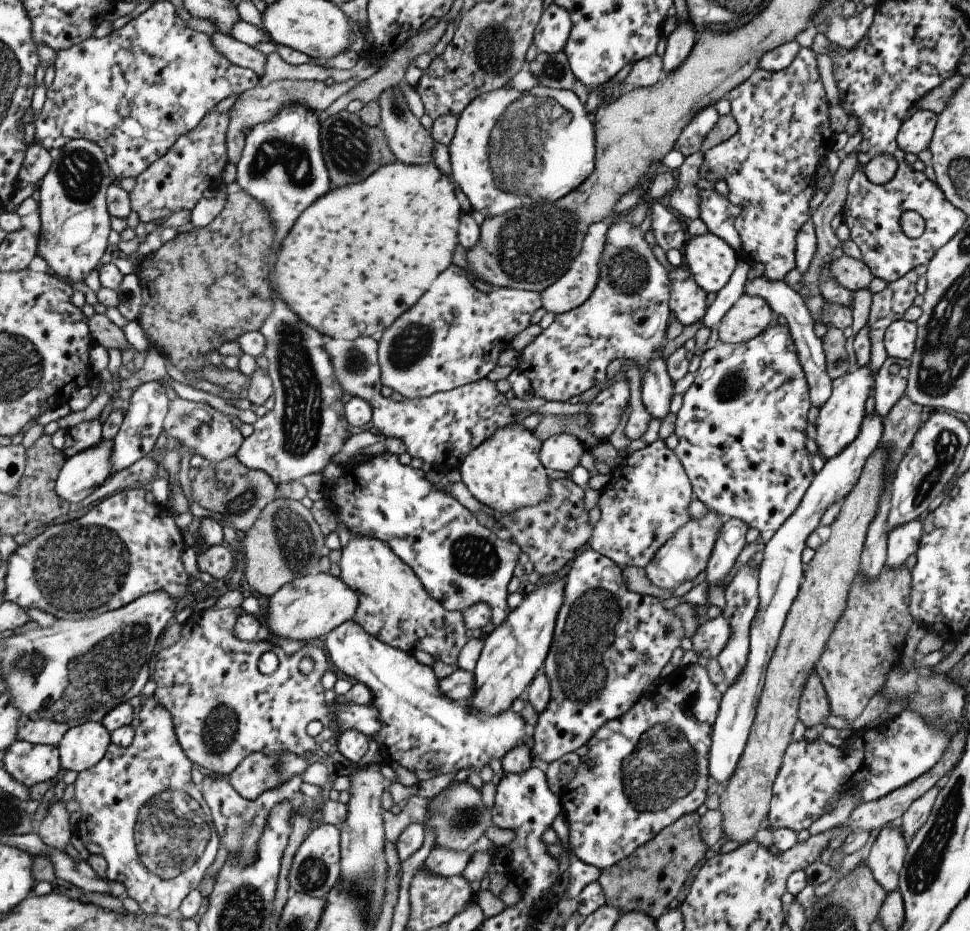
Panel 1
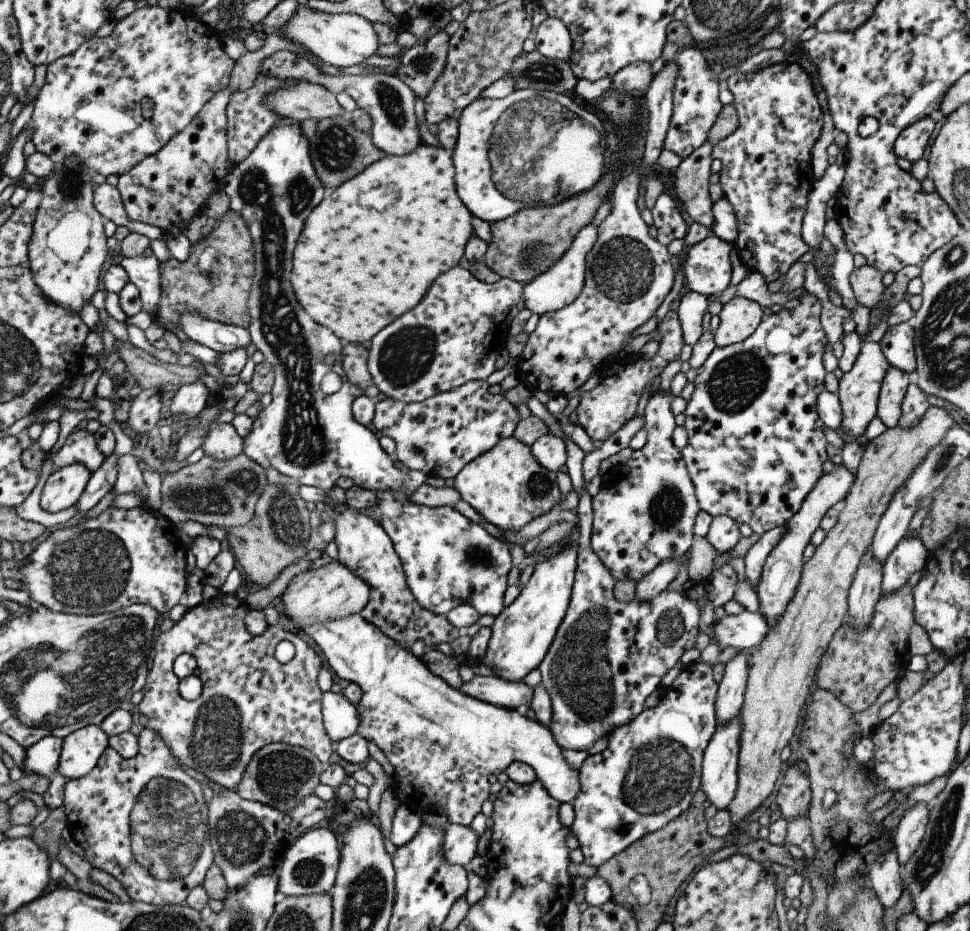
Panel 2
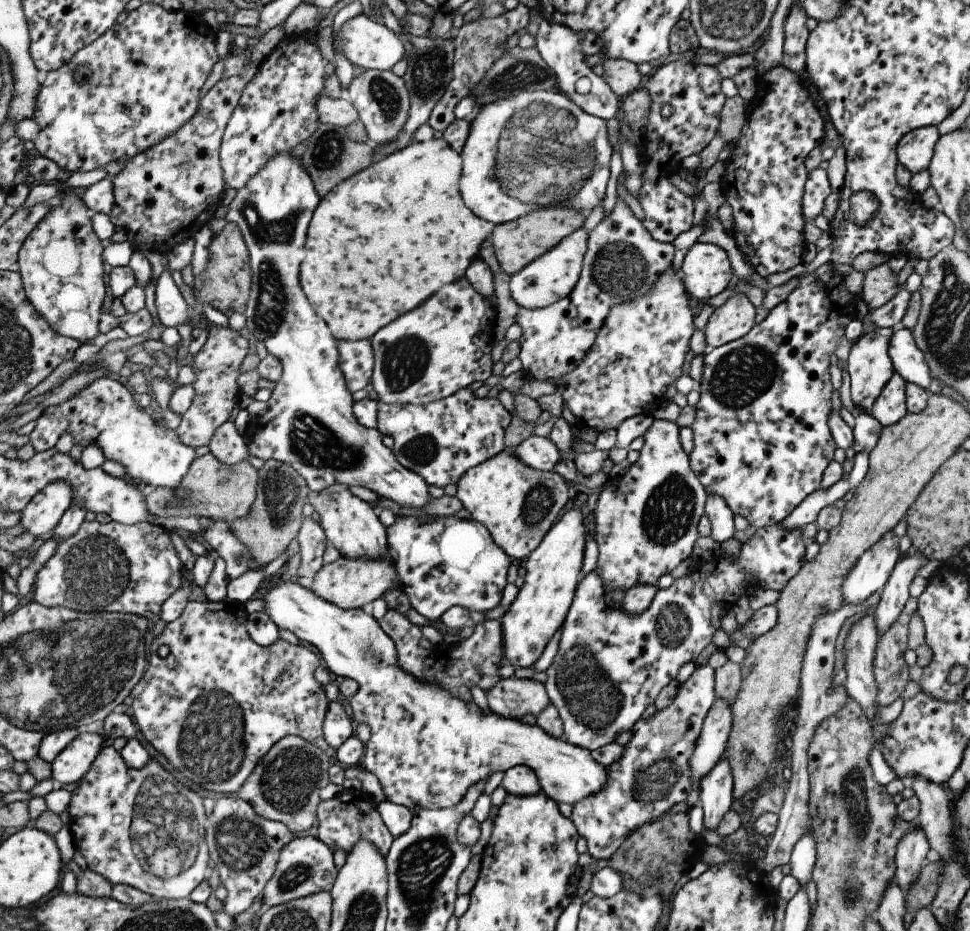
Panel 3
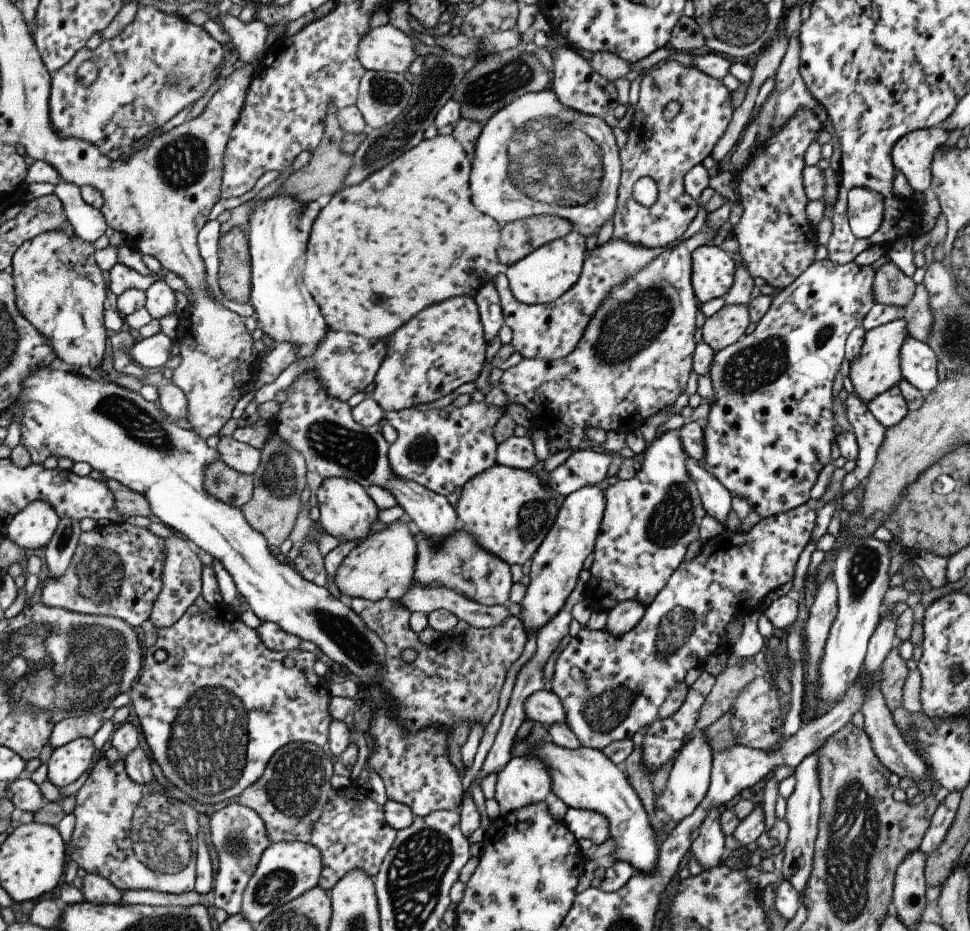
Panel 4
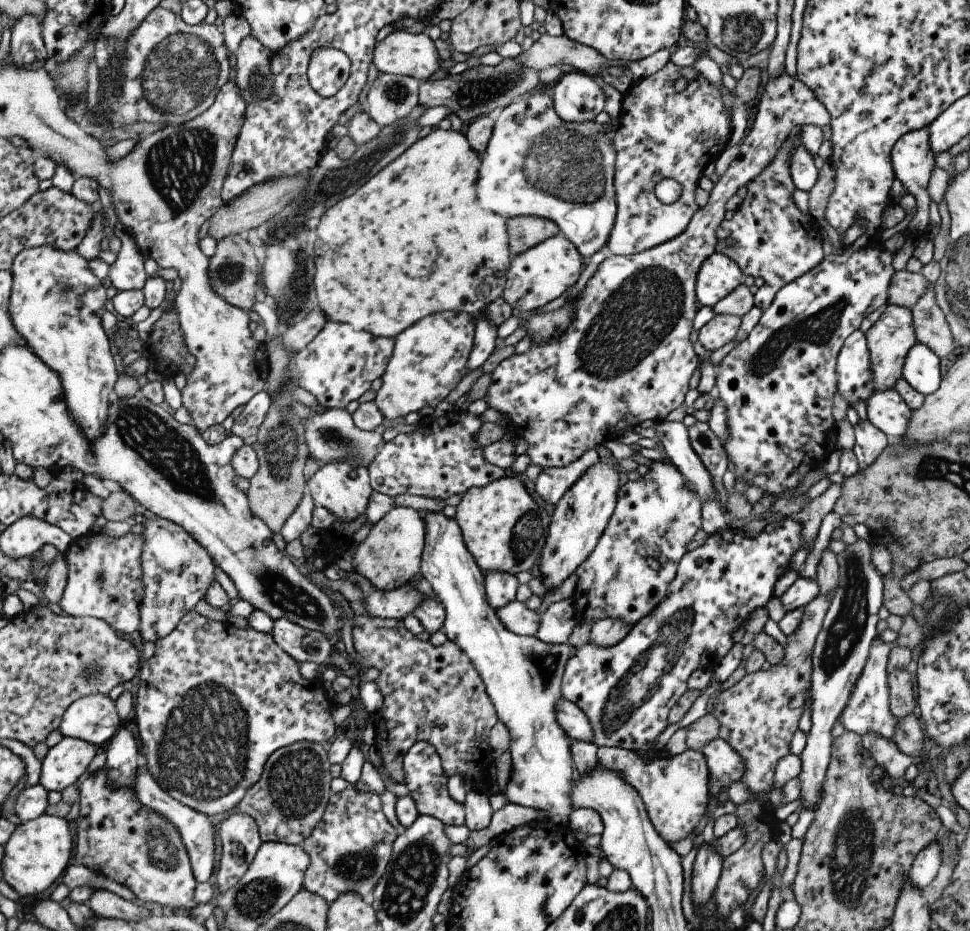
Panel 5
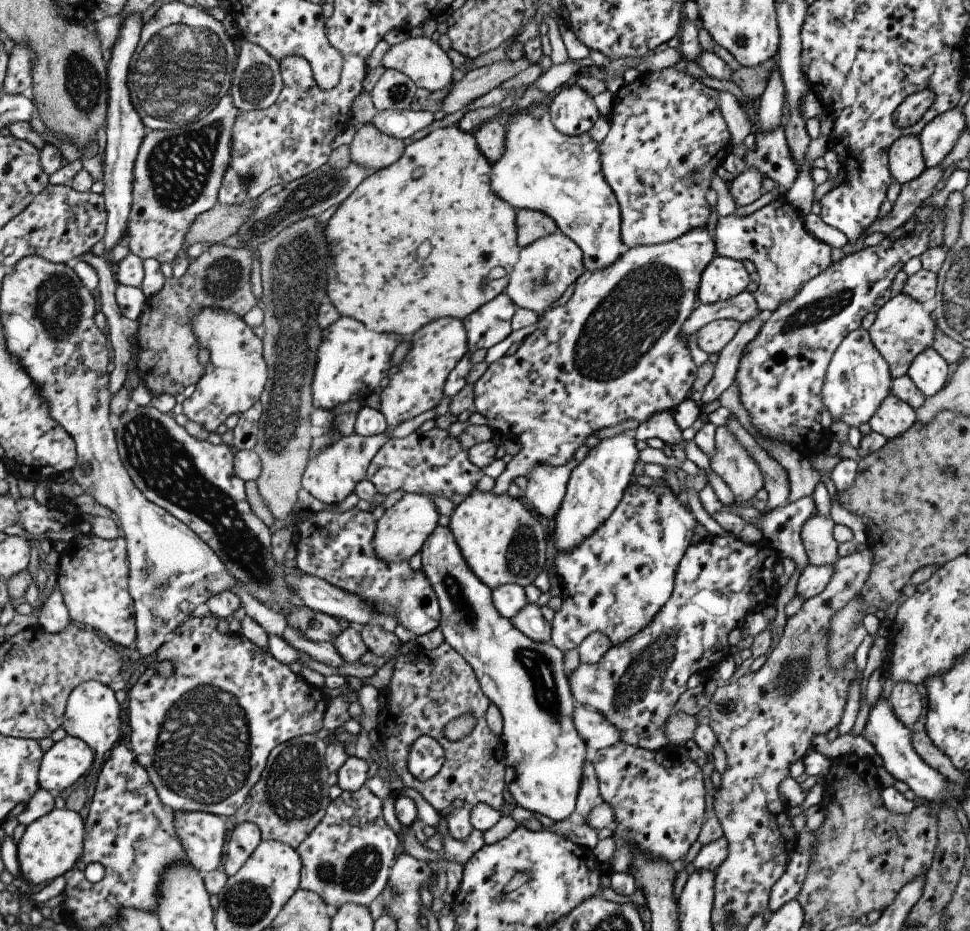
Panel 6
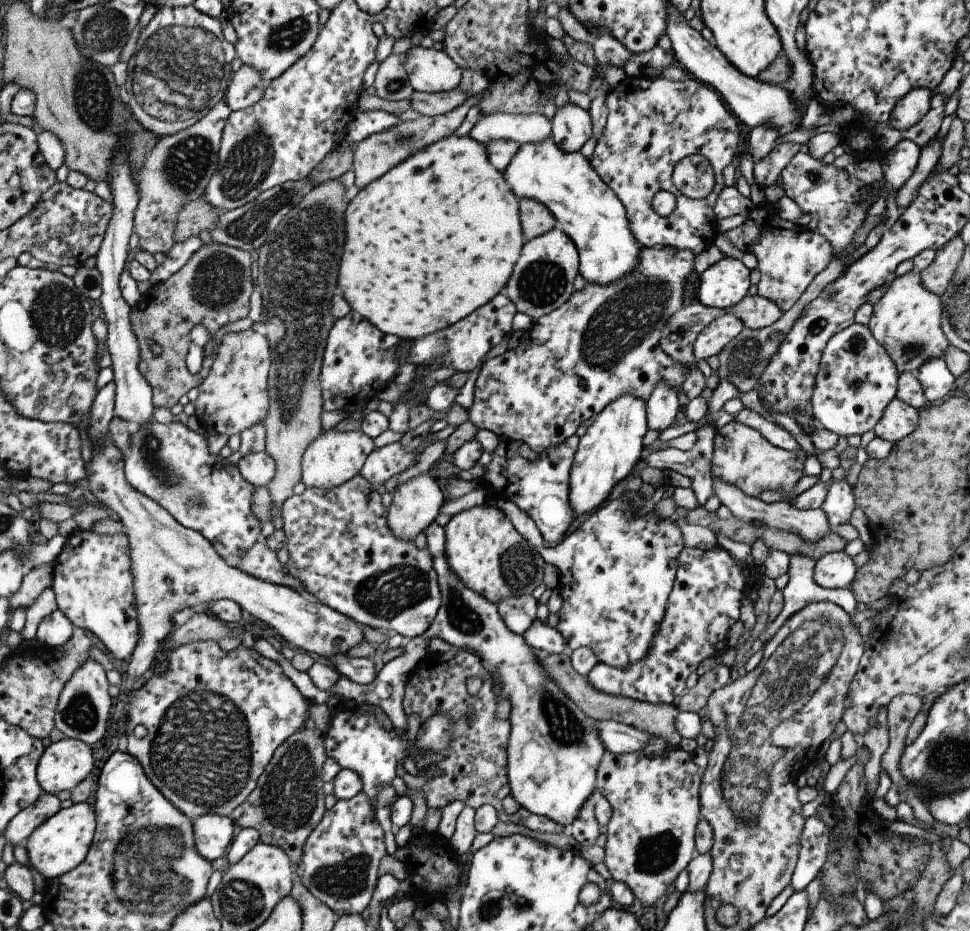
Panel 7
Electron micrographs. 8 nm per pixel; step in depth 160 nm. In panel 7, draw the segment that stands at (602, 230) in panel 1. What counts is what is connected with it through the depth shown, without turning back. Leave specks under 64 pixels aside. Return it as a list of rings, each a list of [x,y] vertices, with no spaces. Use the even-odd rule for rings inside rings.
[[[554,227],[524,242],[502,294],[511,300],[516,313],[526,313],[535,320],[553,312],[569,300],[574,292],[572,283],[577,274],[577,250],[566,235]]]

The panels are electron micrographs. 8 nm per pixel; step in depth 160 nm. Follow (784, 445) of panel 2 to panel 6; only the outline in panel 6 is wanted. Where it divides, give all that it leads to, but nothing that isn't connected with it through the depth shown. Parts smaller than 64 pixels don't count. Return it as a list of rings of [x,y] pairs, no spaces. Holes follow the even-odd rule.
[[[945,204],[941,209],[932,205],[919,206],[907,222],[903,222],[903,225],[895,228],[893,232],[885,234],[881,242],[875,246],[863,248],[859,252],[853,252],[841,258],[839,262],[833,262],[809,282],[805,282],[805,286],[801,286],[801,290],[789,302],[779,304],[777,310],[768,313],[757,336],[749,344],[745,344],[739,356],[734,378],[739,390],[739,402],[747,410],[751,426],[763,438],[785,442],[809,460],[823,453],[830,442],[828,430],[832,423],[819,394],[827,364],[839,346],[839,342],[849,332],[860,328],[863,316],[869,312],[877,312],[893,296],[889,288],[895,274],[901,271],[902,266],[911,258],[918,258],[925,250],[940,247],[943,228],[945,228],[943,208]]]

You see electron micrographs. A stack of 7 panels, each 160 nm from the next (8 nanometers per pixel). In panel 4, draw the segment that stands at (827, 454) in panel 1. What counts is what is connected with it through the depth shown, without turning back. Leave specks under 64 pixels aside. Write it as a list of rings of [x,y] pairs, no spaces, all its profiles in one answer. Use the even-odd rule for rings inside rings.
[[[901,315],[888,323],[864,331],[858,357],[849,363],[848,377],[853,387],[853,394],[863,402],[872,401],[878,394],[895,386],[901,379],[899,349],[908,336],[905,321]]]

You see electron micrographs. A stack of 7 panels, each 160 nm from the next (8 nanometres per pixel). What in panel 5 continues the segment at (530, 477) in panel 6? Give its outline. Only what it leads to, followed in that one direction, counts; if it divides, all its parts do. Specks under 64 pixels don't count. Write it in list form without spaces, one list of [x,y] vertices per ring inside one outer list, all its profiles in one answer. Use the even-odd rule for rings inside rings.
[[[594,449],[571,462],[568,466],[557,469],[541,469],[535,479],[535,493],[546,503],[555,505],[569,486],[581,476],[581,472],[599,462],[599,456]]]

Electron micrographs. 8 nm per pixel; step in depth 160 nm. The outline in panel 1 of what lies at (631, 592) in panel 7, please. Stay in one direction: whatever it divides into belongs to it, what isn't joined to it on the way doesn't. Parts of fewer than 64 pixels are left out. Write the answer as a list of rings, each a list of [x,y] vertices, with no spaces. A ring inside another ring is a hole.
[[[622,216],[613,219],[608,226],[600,264],[598,279],[591,296],[582,305],[564,313],[557,313],[553,322],[519,352],[517,368],[529,381],[533,397],[543,398],[547,402],[567,402],[571,396],[580,395],[592,386],[603,383],[607,376],[605,367],[611,360],[633,360],[637,368],[643,372],[640,380],[643,406],[652,418],[662,420],[669,412],[669,400],[673,388],[673,382],[666,371],[666,362],[661,357],[663,339],[669,338],[665,324],[670,312],[668,272],[653,256],[639,228],[626,223]],[[655,440],[647,446],[631,452],[624,458],[623,463],[613,467],[610,472],[611,488],[600,490],[598,501],[599,520],[593,525],[592,535],[587,548],[597,551],[614,562],[620,569],[628,566],[644,567],[656,550],[669,541],[672,534],[681,525],[689,522],[689,501],[693,498],[689,479],[679,460],[672,450],[669,450],[663,440]]]

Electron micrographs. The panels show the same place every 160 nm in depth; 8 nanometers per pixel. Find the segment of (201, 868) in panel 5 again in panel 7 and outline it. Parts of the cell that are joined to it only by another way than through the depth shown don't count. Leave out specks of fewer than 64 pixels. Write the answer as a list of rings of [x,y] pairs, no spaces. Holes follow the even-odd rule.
[[[213,814],[199,816],[193,822],[195,850],[209,863],[226,854],[233,840],[233,822],[228,817]]]

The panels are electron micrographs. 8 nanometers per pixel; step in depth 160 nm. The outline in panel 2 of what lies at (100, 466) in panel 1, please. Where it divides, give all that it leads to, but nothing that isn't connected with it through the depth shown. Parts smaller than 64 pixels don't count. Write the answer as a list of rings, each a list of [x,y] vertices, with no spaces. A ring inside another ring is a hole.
[[[83,463],[59,467],[47,478],[40,495],[45,512],[57,512],[76,503],[92,472]]]

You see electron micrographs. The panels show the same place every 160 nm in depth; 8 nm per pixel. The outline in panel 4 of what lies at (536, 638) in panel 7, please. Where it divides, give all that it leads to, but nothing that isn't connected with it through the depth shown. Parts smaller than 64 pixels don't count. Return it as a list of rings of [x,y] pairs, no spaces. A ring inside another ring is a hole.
[[[414,583],[397,602],[410,613],[419,611],[428,615],[435,609],[448,610],[458,620],[463,620],[476,629],[500,625],[500,622],[509,616],[503,605],[486,607],[445,587],[422,587]]]

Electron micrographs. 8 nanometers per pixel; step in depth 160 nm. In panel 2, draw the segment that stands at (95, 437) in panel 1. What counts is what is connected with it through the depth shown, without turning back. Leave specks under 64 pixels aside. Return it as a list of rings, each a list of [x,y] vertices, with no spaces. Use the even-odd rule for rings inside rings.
[[[86,429],[70,432],[59,451],[52,457],[52,469],[58,469],[71,463],[83,463],[91,472],[98,469],[104,459],[95,445],[93,433]]]

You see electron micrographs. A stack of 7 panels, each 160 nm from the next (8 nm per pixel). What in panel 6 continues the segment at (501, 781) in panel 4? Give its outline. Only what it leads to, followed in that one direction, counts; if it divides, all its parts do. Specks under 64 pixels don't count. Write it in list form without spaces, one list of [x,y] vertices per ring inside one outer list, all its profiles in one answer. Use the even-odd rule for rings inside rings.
[[[436,527],[435,530],[433,530],[433,533],[425,538],[425,542],[423,542],[419,554],[421,554],[420,570],[423,570],[425,578],[429,580],[429,584],[431,584],[433,593],[438,601],[440,616],[437,627],[439,627],[439,630],[441,630],[441,633],[443,634],[444,642],[450,648],[453,648],[453,650],[471,666],[473,674],[475,674],[475,678],[477,678],[477,683],[481,688],[481,693],[489,700],[490,704],[492,703],[497,706],[497,710],[499,710],[499,714],[501,714],[502,728],[500,740],[504,742],[505,769],[508,773],[508,776],[506,777],[506,787],[513,797],[515,806],[523,808],[528,812],[545,816],[553,822],[568,818],[575,809],[579,786],[581,786],[581,774],[583,774],[583,766],[585,766],[587,746],[585,746],[583,738],[577,734],[577,730],[575,730],[575,726],[573,726],[573,708],[575,708],[577,704],[575,703],[575,698],[570,696],[568,678],[565,676],[563,670],[563,653],[557,650],[557,648],[554,648],[549,642],[533,642],[533,640],[526,638],[511,622],[509,622],[509,620],[497,613],[497,610],[493,607],[489,588],[481,584],[481,582],[477,580],[477,576],[469,570],[467,564],[465,564],[465,560],[463,560],[461,554],[459,554],[457,544],[455,544],[455,540],[448,527]]]

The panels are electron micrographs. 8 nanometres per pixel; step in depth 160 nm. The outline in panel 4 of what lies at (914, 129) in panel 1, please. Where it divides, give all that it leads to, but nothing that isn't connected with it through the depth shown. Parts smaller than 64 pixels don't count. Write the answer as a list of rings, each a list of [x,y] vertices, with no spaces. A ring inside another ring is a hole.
[[[938,126],[915,129],[894,142],[892,163],[906,178],[913,192],[925,192],[930,185],[930,164],[934,152],[947,140],[948,132]]]

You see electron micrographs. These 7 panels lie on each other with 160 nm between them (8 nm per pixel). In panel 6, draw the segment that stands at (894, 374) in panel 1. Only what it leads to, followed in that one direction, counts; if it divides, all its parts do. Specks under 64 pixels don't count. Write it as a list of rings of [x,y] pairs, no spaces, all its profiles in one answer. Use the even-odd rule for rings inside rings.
[[[889,393],[868,424],[872,432],[885,439],[893,439],[904,434],[916,422],[916,415],[905,402]]]

